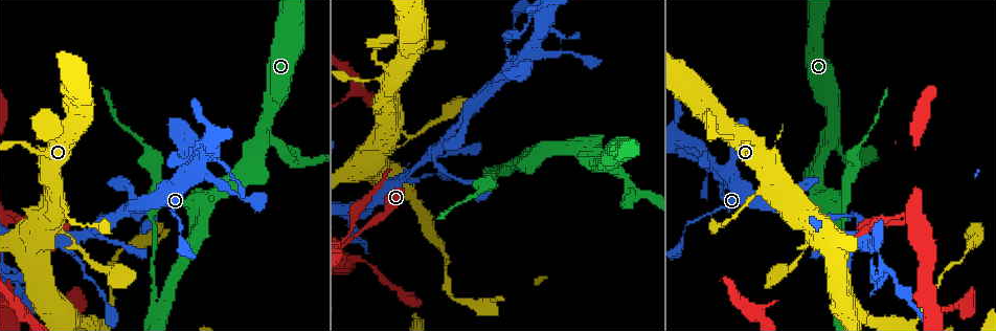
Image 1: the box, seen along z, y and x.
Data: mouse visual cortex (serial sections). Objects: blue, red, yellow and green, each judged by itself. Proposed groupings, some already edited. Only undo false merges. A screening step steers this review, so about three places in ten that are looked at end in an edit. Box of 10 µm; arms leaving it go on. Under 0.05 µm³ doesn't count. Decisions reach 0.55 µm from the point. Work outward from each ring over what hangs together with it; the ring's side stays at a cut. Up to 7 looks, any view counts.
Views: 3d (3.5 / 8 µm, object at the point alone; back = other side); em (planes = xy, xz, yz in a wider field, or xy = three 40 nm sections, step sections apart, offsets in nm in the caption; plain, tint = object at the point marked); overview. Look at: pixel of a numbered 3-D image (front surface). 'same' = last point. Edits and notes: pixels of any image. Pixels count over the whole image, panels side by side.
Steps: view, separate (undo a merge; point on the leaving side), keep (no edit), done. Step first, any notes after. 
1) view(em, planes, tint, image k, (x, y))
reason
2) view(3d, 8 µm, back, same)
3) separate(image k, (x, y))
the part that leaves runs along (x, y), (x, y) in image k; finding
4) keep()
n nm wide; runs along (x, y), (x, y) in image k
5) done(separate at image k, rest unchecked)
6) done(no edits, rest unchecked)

view(3d, 3.5 µm, image 1, (897, 217))
sharp bend

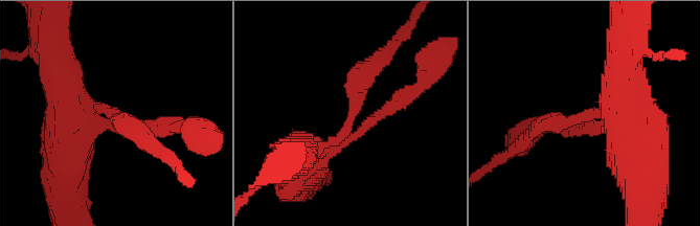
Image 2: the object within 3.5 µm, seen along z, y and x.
view(em, xy, step 2, tint, image 2, (351, 115))
arms of 200, 250 nm; shape alone is not enough

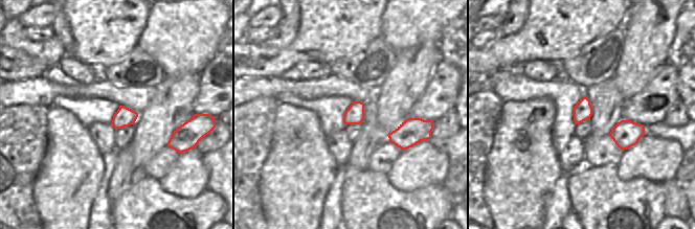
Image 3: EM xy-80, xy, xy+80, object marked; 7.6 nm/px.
view(em, xy, step 1, tint, same)
cut it another way

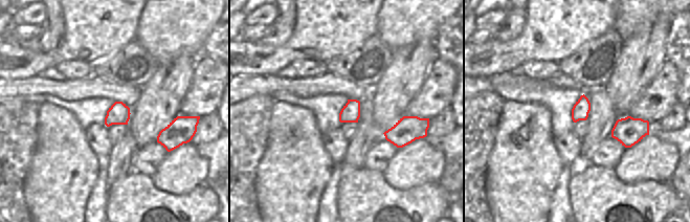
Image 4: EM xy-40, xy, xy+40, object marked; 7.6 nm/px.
separate(image 2, (352, 102))
the part that leaves runs along (339, 134), (355, 89), (384, 53) in image 2; a second cell is stuck on

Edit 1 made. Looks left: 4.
view(overview)
redraw

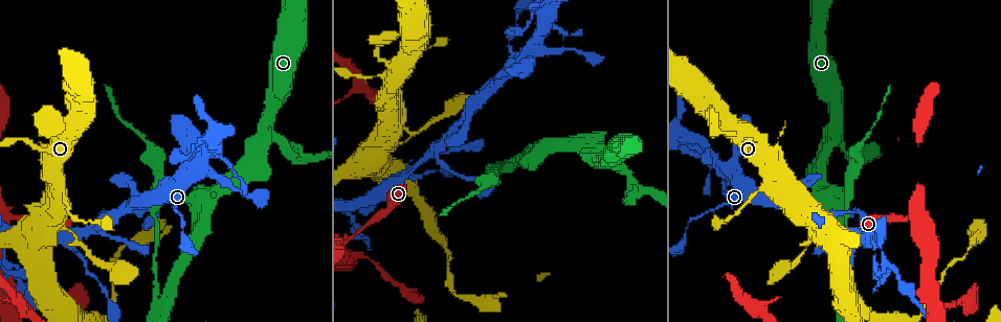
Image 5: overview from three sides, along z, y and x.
view(3d, 3.5 µm, image 5, (405, 175))
sudden change in width

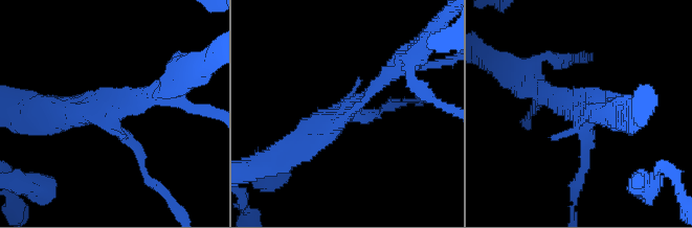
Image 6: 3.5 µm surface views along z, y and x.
view(em, xy, step 3, tint, image 6, (112, 111))
now the EM

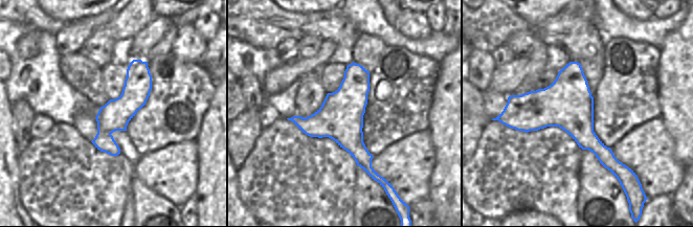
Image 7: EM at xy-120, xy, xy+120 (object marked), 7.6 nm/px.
keep()
runs along (144, 64), (103, 149) in image 7; one cell here

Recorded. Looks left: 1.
done(separate at image 2, rest unchecked)

